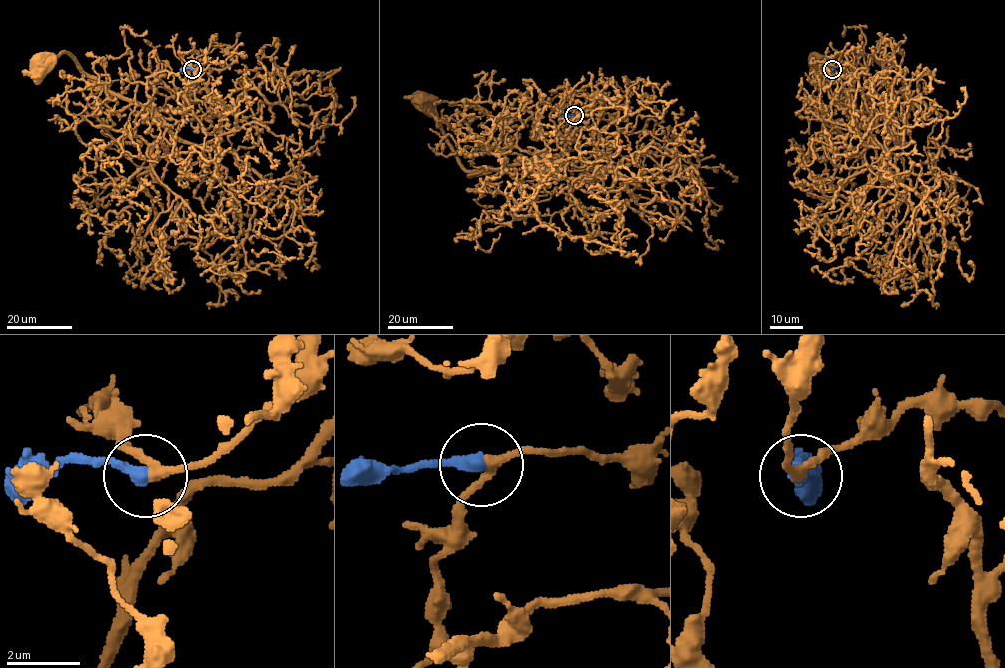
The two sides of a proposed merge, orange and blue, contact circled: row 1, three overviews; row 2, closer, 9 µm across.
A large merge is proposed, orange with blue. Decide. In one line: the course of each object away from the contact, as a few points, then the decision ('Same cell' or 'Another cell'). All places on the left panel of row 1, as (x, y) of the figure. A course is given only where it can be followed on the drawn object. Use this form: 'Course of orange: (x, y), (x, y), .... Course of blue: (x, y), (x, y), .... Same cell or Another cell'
Course of orange: (193, 69), (188, 63), (185, 99), (215, 146), (220, 140), (178, 142), (66, 52), (40, 58). Course of blue: (192, 69), (183, 68), (180, 71). Same cell

